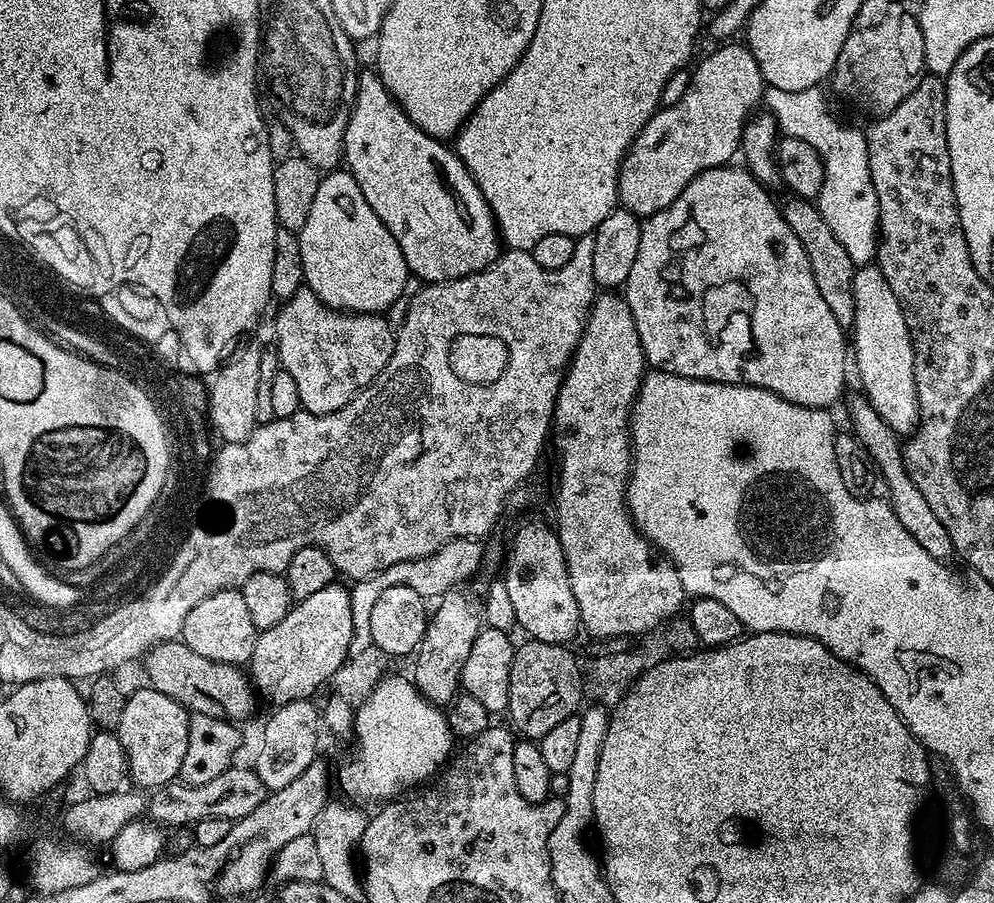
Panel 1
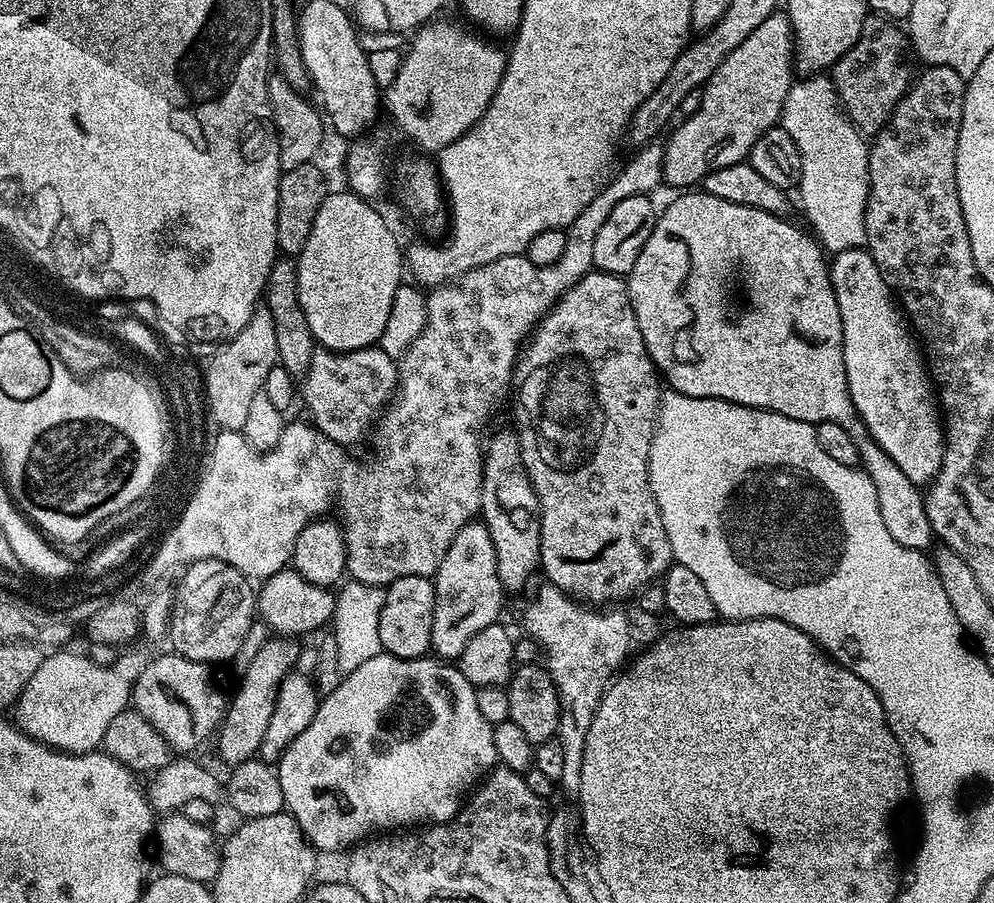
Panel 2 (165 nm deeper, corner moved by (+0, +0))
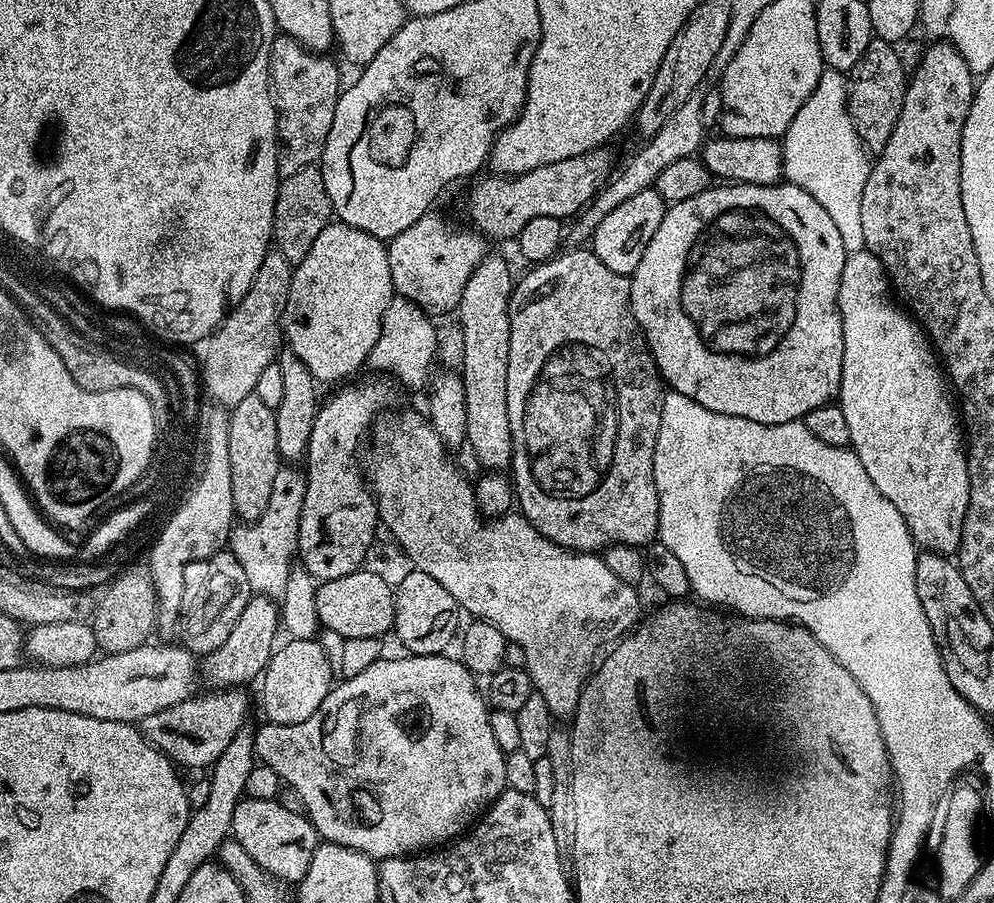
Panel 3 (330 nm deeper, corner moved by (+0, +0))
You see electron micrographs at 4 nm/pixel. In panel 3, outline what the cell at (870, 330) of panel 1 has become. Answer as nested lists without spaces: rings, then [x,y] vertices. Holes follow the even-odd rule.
[[[865,250],[850,252],[845,255],[842,266],[842,282],[836,301],[840,304],[840,313],[844,319],[844,365],[842,366],[842,382],[840,383],[838,403],[842,414],[846,414],[846,423],[850,430],[850,447],[852,451],[858,454],[862,466],[866,466],[866,474],[870,474],[870,482],[874,482],[874,486],[878,486],[878,491],[886,494],[886,498],[890,498],[890,502],[894,502],[894,510],[898,510],[898,514],[902,514],[912,539],[916,541],[917,545],[930,552],[955,553],[960,546],[962,526],[970,502],[968,454],[965,441],[962,439],[962,420],[958,415],[958,408],[954,403],[954,396],[950,391],[946,373],[938,363],[937,353],[934,351],[924,329],[894,299],[893,293],[890,291],[888,274],[884,271],[882,262],[878,258],[874,258],[872,252]]]

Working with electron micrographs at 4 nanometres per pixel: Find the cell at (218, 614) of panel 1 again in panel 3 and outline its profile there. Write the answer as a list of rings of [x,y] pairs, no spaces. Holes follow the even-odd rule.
[[[228,550],[216,552],[205,560],[190,561],[184,571],[184,593],[178,617],[179,643],[200,658],[218,650],[218,646],[230,638],[230,630],[234,630],[242,610],[246,610],[246,602],[253,595],[245,571]]]

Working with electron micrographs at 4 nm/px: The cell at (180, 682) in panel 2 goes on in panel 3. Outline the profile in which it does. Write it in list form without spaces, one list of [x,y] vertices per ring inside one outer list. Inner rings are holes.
[[[254,594],[246,602],[246,610],[242,610],[234,630],[230,630],[230,638],[226,638],[226,642],[222,642],[218,650],[199,661],[199,675],[203,679],[205,676],[216,690],[248,686],[252,679],[255,681],[263,673],[264,667],[270,662],[278,644],[276,628],[278,632],[280,627],[280,609],[277,603],[270,597]]]

